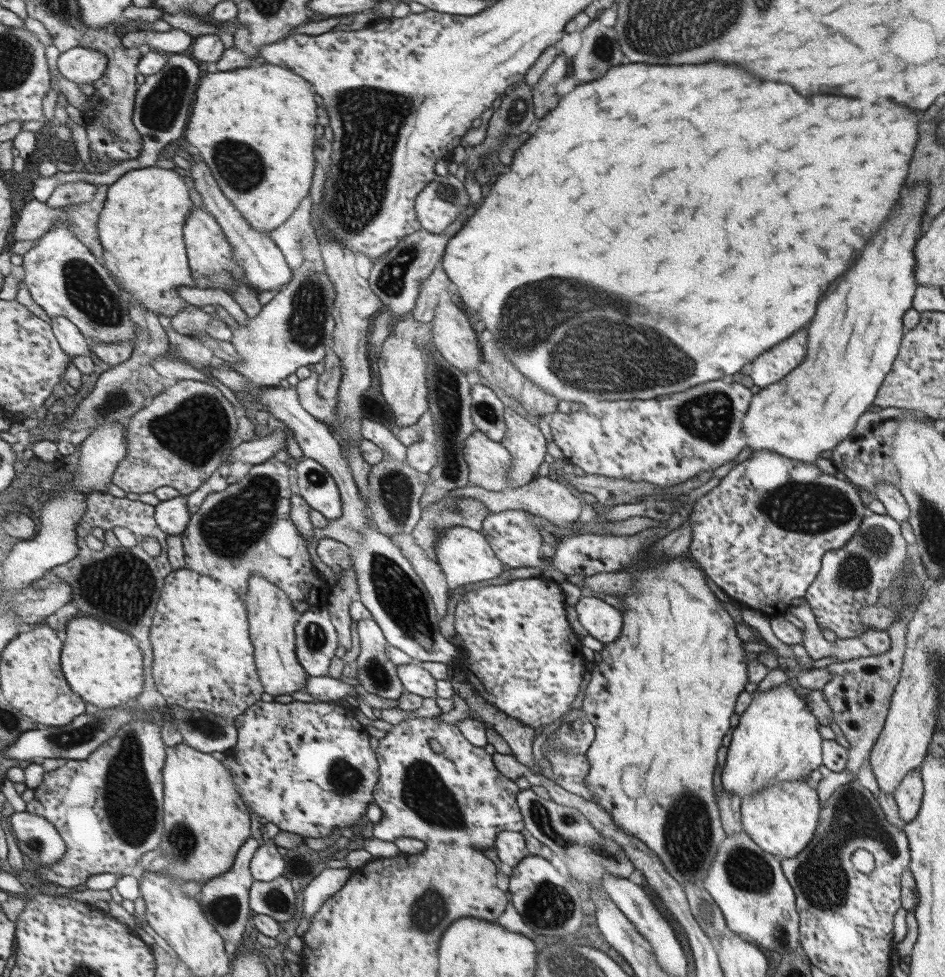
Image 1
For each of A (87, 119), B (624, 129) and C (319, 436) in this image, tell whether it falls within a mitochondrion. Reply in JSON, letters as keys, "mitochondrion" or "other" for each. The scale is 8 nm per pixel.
{"A":"other","B":"other","C":"other"}

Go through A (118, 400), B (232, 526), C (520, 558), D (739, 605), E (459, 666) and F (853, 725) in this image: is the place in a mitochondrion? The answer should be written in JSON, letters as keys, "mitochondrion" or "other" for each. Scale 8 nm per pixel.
{"A":"mitochondrion","B":"mitochondrion","C":"other","D":"other","E":"other","F":"other"}

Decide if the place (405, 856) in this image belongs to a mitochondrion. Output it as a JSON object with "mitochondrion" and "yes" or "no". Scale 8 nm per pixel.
{"mitochondrion":"no"}

